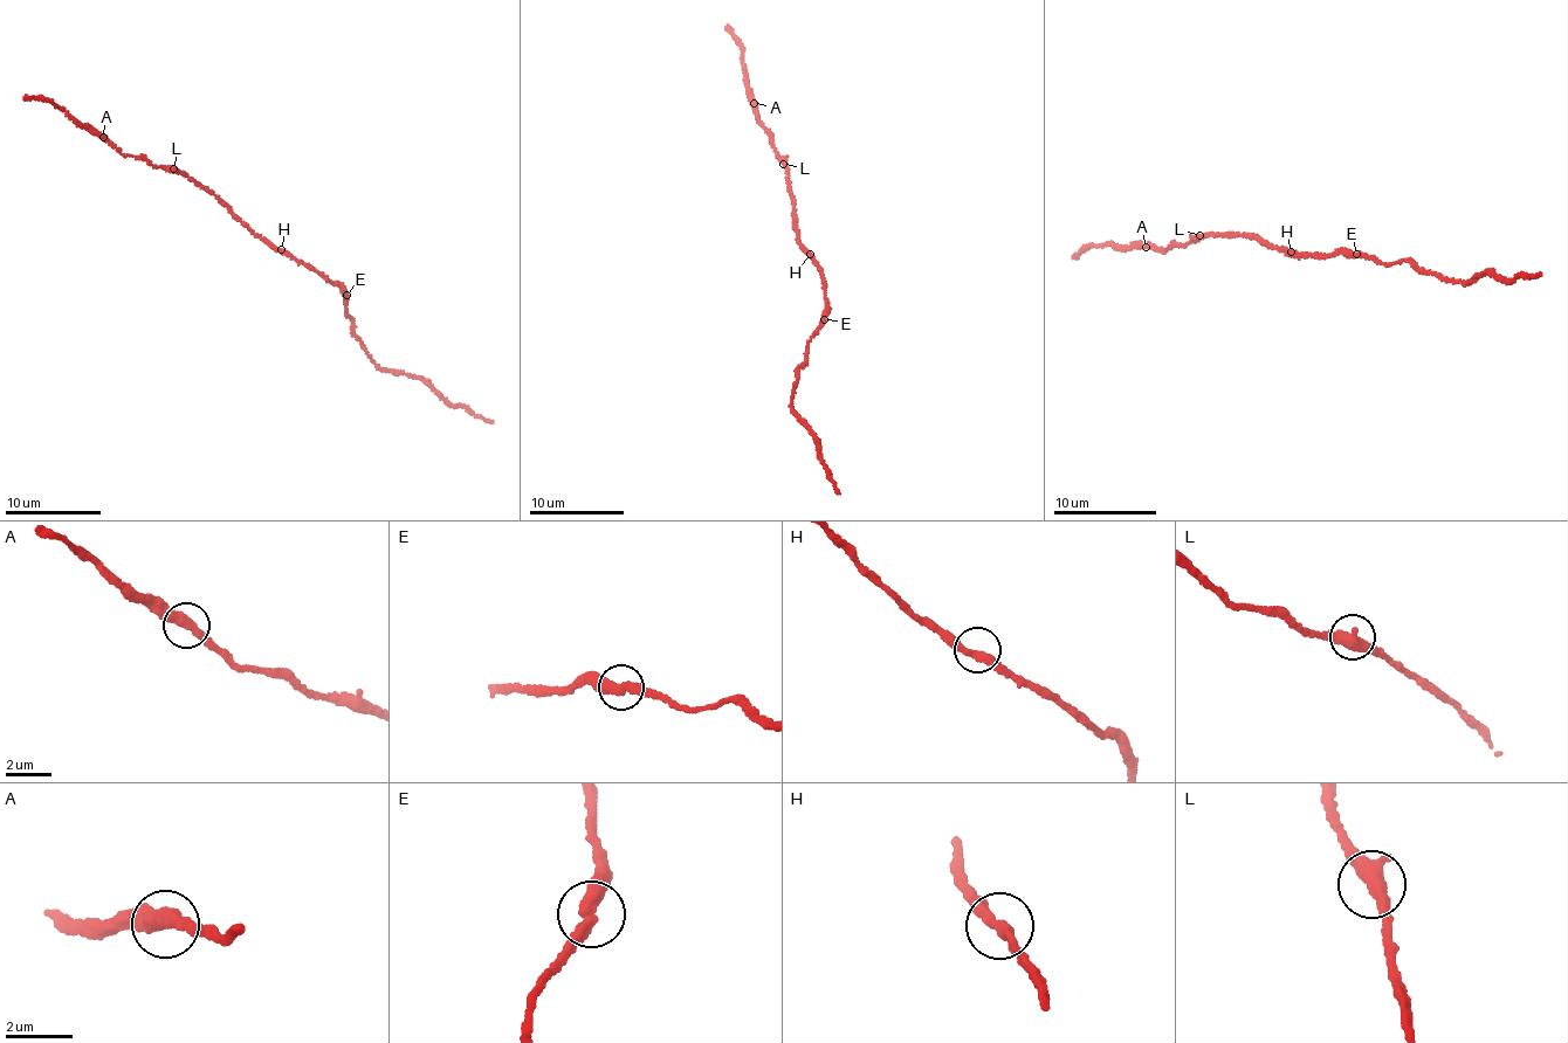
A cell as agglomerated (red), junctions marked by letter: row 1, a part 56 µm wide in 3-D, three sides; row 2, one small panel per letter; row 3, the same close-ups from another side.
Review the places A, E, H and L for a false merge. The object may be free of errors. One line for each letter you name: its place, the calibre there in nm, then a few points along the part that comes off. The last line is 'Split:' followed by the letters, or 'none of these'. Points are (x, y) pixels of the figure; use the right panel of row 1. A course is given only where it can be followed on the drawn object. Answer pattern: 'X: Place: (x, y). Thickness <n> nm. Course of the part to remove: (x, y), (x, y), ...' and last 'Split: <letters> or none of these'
Split: none of these

